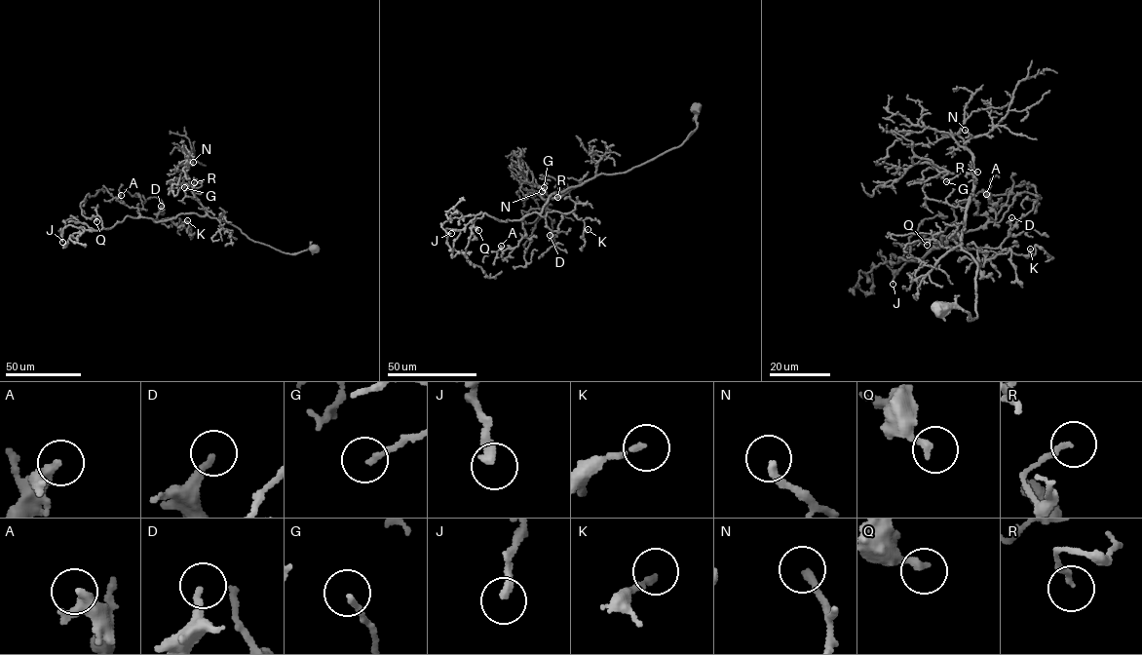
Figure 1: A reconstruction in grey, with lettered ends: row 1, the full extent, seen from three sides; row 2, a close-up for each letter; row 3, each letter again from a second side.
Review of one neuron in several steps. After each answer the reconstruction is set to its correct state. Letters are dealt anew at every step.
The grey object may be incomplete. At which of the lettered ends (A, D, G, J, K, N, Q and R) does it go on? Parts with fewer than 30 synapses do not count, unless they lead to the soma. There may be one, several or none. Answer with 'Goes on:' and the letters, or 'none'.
Goes on: N

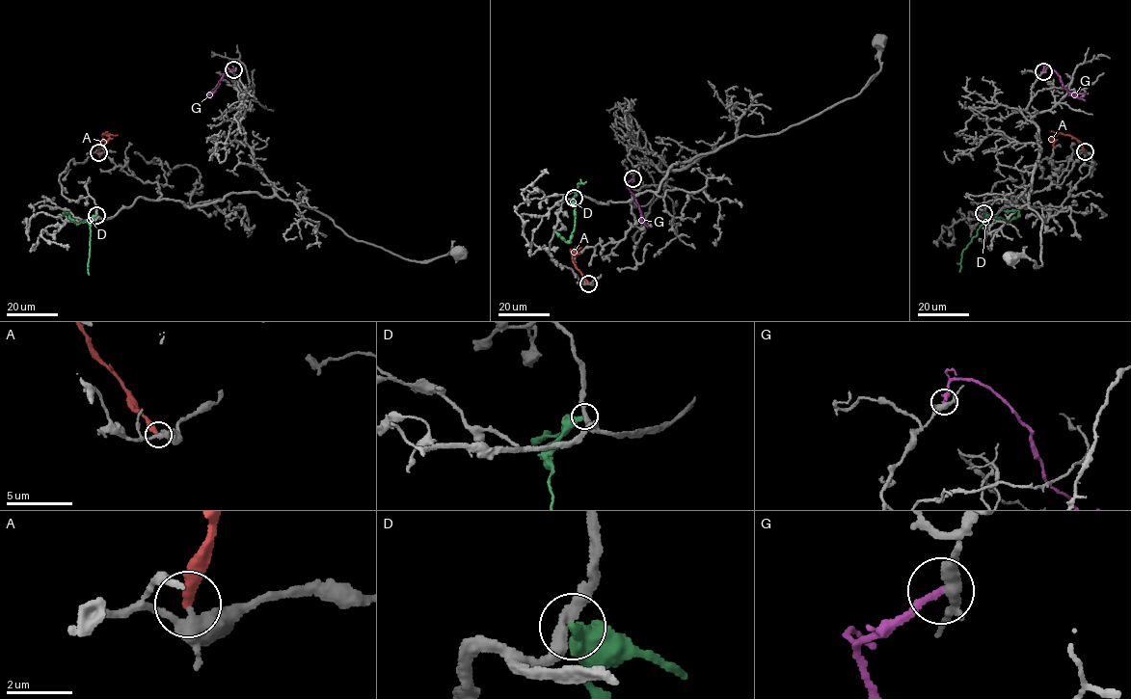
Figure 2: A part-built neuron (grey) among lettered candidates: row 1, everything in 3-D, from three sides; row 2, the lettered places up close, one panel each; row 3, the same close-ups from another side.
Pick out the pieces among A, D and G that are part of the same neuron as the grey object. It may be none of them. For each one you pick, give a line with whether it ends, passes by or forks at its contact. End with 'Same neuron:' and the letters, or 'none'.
Same neuron: none

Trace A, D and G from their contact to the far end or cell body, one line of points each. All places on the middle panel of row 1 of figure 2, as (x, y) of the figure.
A: (588, 283), (573, 260), (575, 250), (575, 253), (580, 254)
D: (574, 198), (578, 184), (586, 181)
G: (632, 179), (627, 183), (627, 187), (648, 228)

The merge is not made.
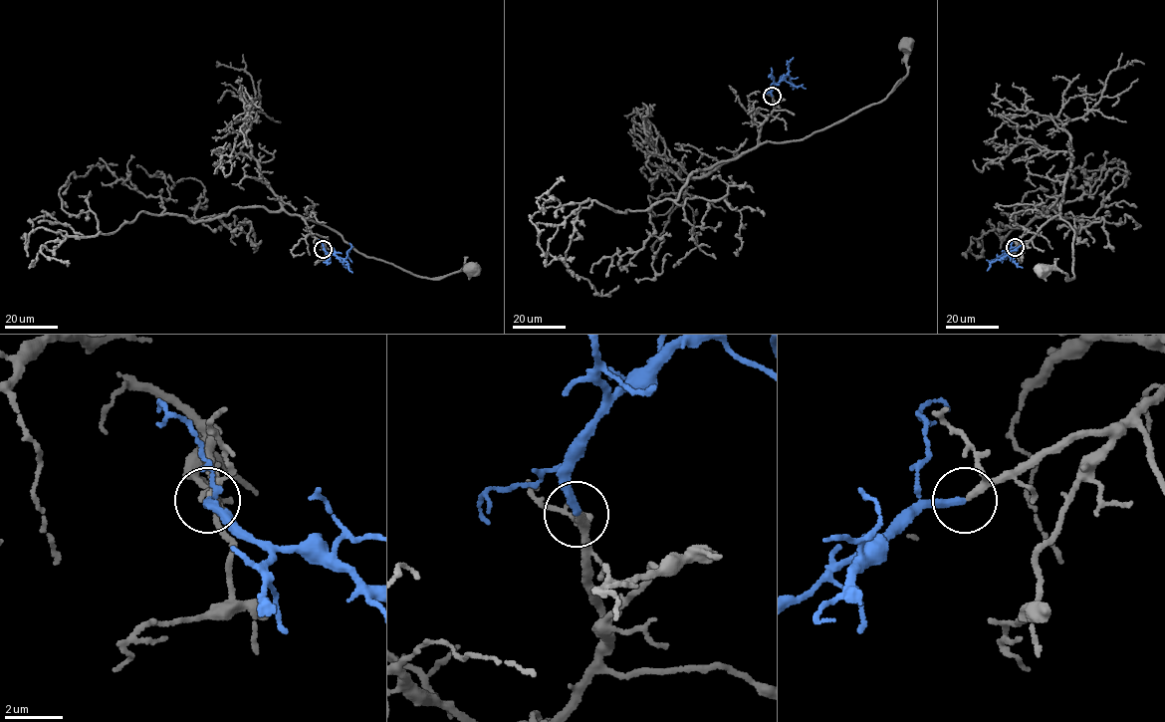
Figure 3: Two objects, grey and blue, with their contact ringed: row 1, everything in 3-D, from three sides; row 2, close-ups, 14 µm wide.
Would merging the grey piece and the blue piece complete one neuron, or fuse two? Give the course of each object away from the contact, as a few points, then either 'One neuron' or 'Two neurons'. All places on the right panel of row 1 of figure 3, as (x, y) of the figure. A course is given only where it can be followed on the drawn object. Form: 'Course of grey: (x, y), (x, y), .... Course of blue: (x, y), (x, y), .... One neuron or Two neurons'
Course of grey: (1016, 247), (1031, 240), (1050, 218), (1060, 216), (1075, 232), (1073, 277), (1070, 280), (1059, 270), (1044, 270). Course of blue: (1015, 247), (1010, 248), (1004, 257), (1023, 242). One neuron

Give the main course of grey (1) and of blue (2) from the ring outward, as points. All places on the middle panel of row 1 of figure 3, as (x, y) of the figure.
1: (772, 96), (774, 110), (762, 123), (759, 142), (800, 140), (884, 99), (907, 72), (905, 49)
2: (772, 96), (773, 87), (788, 75), (795, 86), (793, 90)

